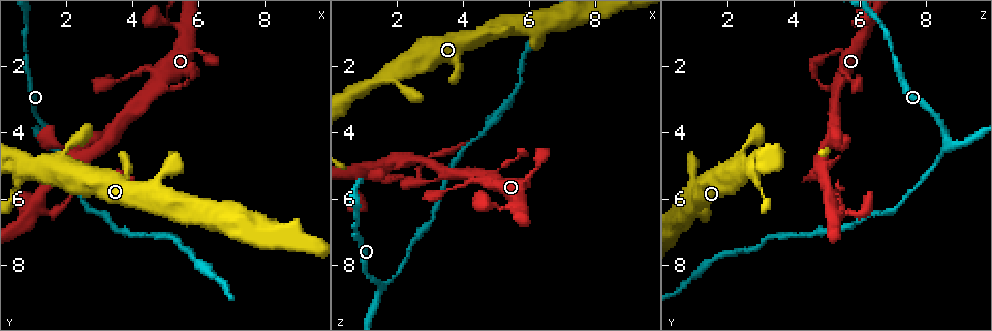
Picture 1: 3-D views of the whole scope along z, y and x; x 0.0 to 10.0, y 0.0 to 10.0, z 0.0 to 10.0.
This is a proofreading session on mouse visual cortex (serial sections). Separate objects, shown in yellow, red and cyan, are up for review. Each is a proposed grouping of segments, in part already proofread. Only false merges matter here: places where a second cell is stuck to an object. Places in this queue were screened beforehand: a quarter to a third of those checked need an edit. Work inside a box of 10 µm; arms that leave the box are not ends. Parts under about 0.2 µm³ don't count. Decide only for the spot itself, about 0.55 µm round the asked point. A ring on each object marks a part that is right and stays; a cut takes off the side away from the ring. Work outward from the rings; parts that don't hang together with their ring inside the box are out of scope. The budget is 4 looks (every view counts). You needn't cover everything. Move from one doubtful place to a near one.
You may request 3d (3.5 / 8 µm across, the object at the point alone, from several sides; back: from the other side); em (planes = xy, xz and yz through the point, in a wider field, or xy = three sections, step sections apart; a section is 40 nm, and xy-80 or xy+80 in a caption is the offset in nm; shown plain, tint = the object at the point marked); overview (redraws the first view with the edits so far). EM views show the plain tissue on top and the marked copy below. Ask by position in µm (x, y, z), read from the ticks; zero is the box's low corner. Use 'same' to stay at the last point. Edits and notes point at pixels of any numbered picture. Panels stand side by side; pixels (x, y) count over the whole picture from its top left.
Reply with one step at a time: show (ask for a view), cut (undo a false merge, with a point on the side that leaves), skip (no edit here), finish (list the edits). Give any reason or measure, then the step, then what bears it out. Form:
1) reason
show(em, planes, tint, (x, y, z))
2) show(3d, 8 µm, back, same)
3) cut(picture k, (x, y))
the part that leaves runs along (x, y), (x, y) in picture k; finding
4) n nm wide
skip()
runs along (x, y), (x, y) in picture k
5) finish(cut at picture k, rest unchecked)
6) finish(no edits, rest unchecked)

small branch off a trunk
show(em, xy, step 3, tint, (0.80, 5.10, 2.70))

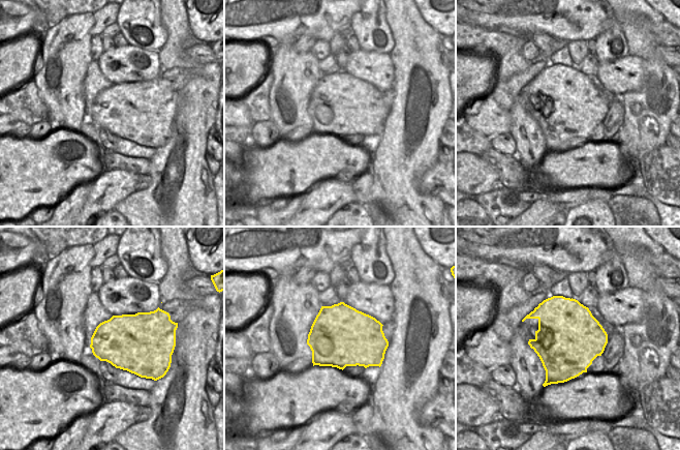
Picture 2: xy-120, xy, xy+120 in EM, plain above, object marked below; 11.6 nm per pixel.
see where the arms go
show(3d, 3.5 µm, back, same)

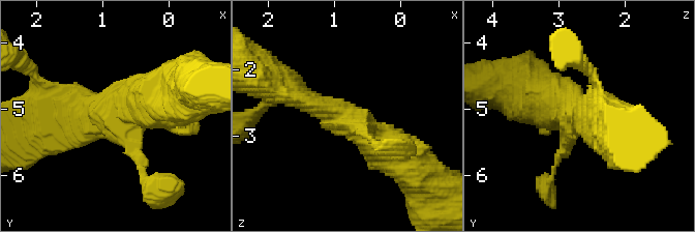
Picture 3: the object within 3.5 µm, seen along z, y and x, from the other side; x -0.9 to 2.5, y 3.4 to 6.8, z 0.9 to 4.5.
arms of 150, 350, 450, 450 nm
skip()
runs along (281, 86), (392, 152) in picture 3; continuous, no second cell

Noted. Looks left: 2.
arms part here
show(3d, 3.5 µm, (1.55, 4.20, 8.70))

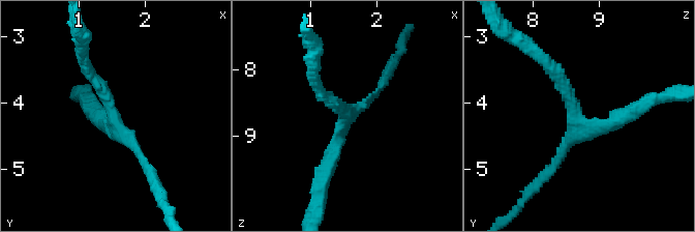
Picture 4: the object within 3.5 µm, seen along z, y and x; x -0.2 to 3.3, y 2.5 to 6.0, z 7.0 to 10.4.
need the tissue
show(em, xy, step 2, tint, (1.55, 4.25, 8.70))

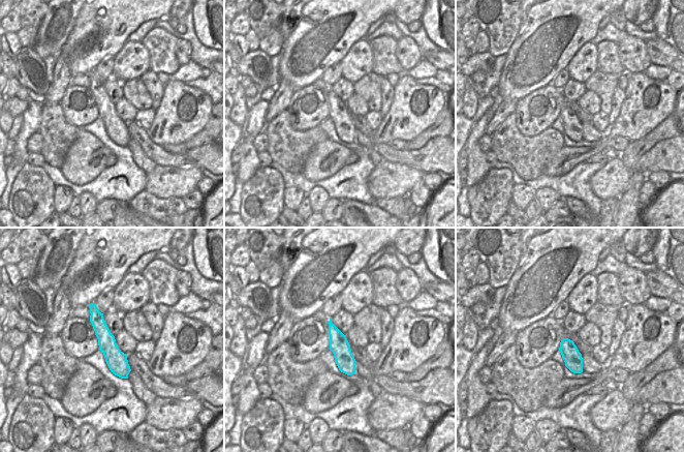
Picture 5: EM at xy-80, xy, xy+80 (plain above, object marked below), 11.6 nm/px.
skip()
runs along (92, 306), (106, 343), (125, 375) in picture 5; all the same cell

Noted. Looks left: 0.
finish(no edits, rest unchecked)

